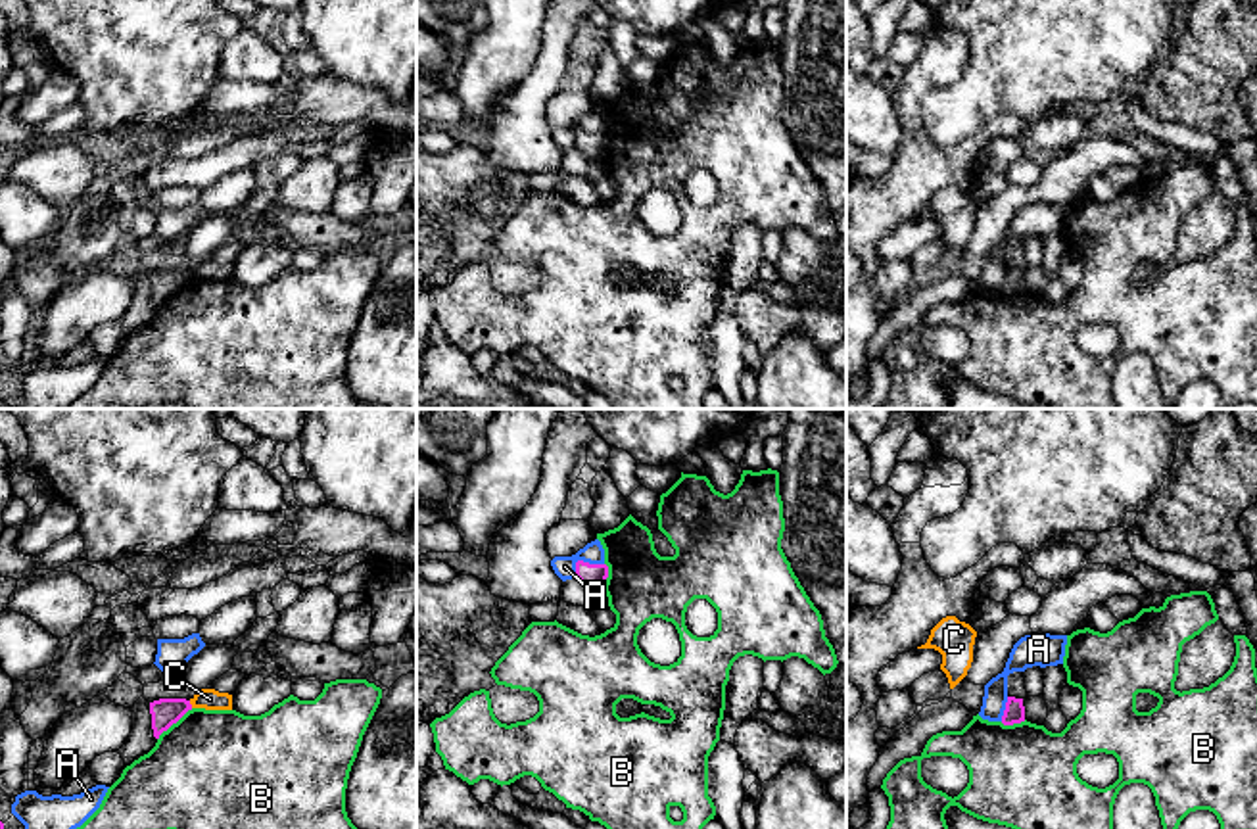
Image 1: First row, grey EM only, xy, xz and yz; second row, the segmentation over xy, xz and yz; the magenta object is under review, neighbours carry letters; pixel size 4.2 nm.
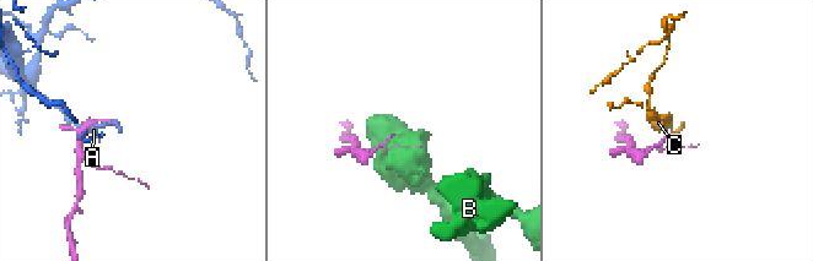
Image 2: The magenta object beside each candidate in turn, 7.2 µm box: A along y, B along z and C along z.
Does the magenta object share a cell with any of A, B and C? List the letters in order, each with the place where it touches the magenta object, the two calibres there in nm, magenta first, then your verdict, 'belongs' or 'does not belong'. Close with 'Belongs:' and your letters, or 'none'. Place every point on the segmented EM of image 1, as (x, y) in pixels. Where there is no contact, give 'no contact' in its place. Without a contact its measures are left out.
A: xz (582, 561) | 110/100 nm | does not belong
B: xy (173, 722) | 120/480 nm | does not belong
C: xy (190, 705) | 120/90 nm | does not belong
Belongs: none

